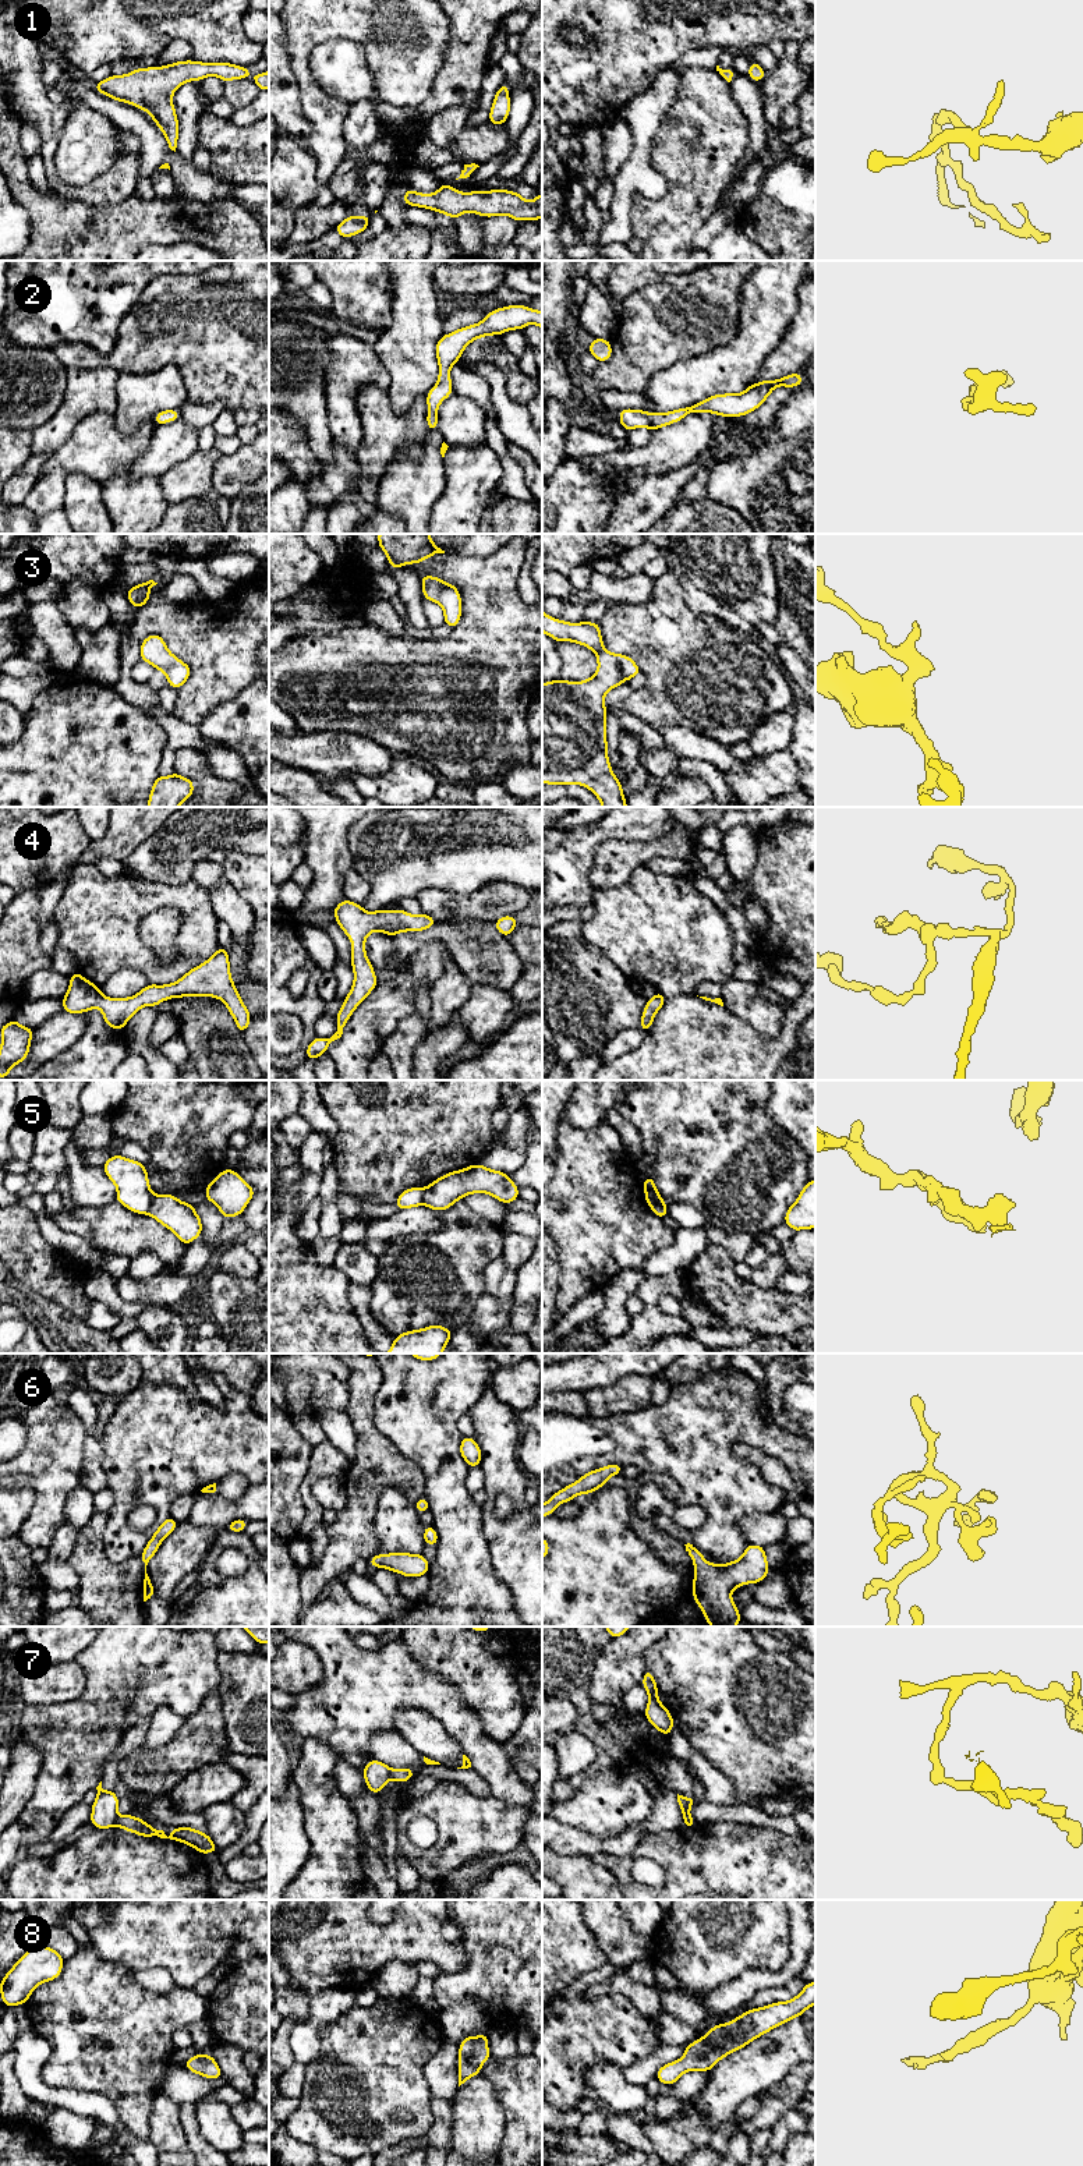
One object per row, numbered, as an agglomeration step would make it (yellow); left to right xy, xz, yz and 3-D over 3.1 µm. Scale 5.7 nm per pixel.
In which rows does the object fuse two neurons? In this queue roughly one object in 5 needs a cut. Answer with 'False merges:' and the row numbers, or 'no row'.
False merges: 5, 7

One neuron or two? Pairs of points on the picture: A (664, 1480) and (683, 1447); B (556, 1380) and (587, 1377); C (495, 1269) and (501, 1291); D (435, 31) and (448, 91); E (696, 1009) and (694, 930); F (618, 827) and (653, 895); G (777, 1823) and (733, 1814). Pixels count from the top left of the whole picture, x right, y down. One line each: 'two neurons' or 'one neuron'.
A: two neurons
B: one neuron
C: one neuron
D: two neurons
E: two neurons
F: two neurons
G: one neuron

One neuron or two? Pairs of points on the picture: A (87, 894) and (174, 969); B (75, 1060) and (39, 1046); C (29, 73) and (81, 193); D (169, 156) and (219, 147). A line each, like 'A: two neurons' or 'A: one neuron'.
A: one neuron
B: two neurons
C: one neuron
D: two neurons

